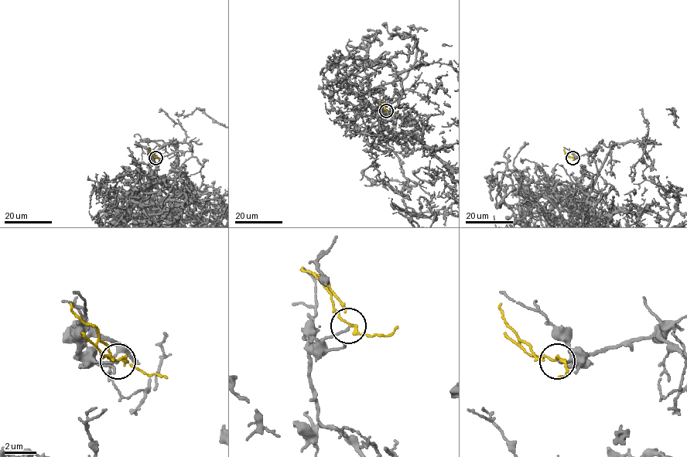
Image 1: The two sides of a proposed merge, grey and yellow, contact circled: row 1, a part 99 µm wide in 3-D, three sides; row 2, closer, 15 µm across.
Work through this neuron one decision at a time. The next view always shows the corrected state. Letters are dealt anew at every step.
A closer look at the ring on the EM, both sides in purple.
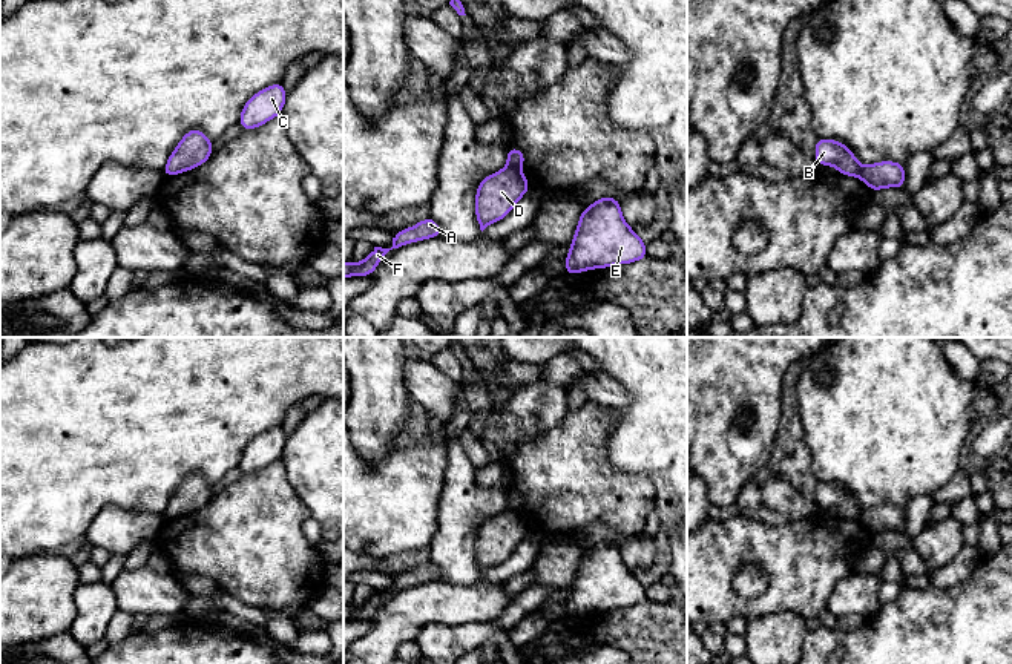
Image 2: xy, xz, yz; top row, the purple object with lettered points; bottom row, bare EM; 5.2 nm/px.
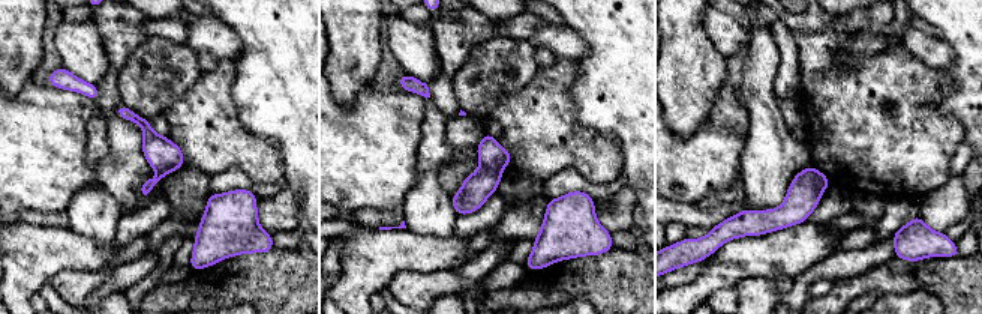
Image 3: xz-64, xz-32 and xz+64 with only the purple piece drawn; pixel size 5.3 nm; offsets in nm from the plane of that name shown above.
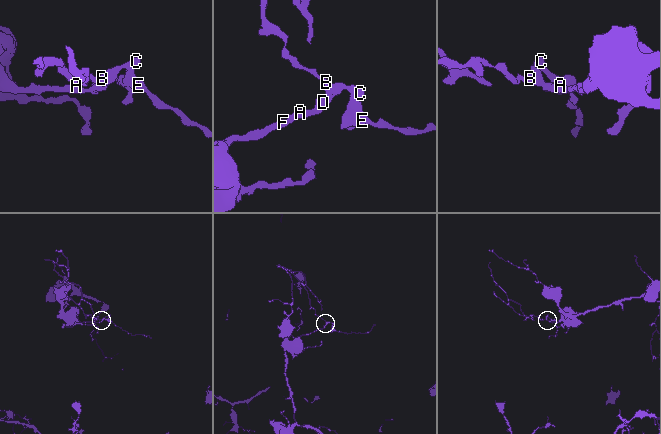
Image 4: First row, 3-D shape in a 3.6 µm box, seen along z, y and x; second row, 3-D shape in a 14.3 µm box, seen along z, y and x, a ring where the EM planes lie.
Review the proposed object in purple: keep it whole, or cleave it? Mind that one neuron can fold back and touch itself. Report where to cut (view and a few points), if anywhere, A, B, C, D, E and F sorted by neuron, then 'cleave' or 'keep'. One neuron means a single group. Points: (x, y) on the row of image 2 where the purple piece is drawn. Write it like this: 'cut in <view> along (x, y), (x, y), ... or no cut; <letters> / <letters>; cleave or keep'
cut in xz along (508, 164), (517, 170); A D F / B C E; cleave

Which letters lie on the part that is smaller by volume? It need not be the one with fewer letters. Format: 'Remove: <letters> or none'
Remove: B, C, E

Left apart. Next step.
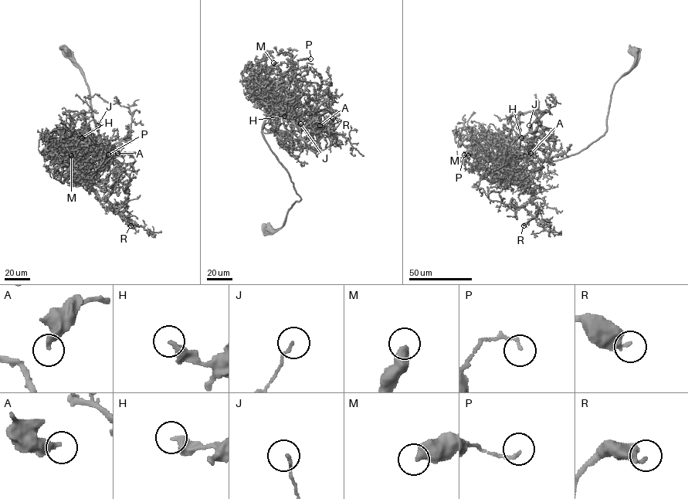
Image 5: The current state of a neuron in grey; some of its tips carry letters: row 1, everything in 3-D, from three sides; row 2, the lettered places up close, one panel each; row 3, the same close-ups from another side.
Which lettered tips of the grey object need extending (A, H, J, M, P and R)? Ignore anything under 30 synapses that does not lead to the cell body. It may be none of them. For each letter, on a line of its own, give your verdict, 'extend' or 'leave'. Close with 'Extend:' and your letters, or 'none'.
A: leave
H: leave
J: leave
M: leave
P: leave
R: leave
Extend: none

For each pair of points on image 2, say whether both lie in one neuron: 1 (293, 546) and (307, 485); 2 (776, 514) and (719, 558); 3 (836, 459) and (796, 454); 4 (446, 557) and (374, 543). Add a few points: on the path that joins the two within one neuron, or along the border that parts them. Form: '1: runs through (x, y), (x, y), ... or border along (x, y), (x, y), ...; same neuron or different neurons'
1: border along (285, 470), (292, 489), (310, 514); different neurons
2: border along (738, 512), (767, 525), (785, 525), (799, 520); different neurons
3: border along (799, 422), (810, 456), (810, 470), (818, 480); different neurons
4: border along (437, 509), (437, 532), (428, 545); different neurons

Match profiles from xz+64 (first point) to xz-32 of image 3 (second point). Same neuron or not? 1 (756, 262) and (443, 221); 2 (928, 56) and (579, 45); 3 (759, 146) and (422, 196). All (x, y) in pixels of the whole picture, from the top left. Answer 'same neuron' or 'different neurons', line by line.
1: different neurons
2: same neuron
3: same neuron

